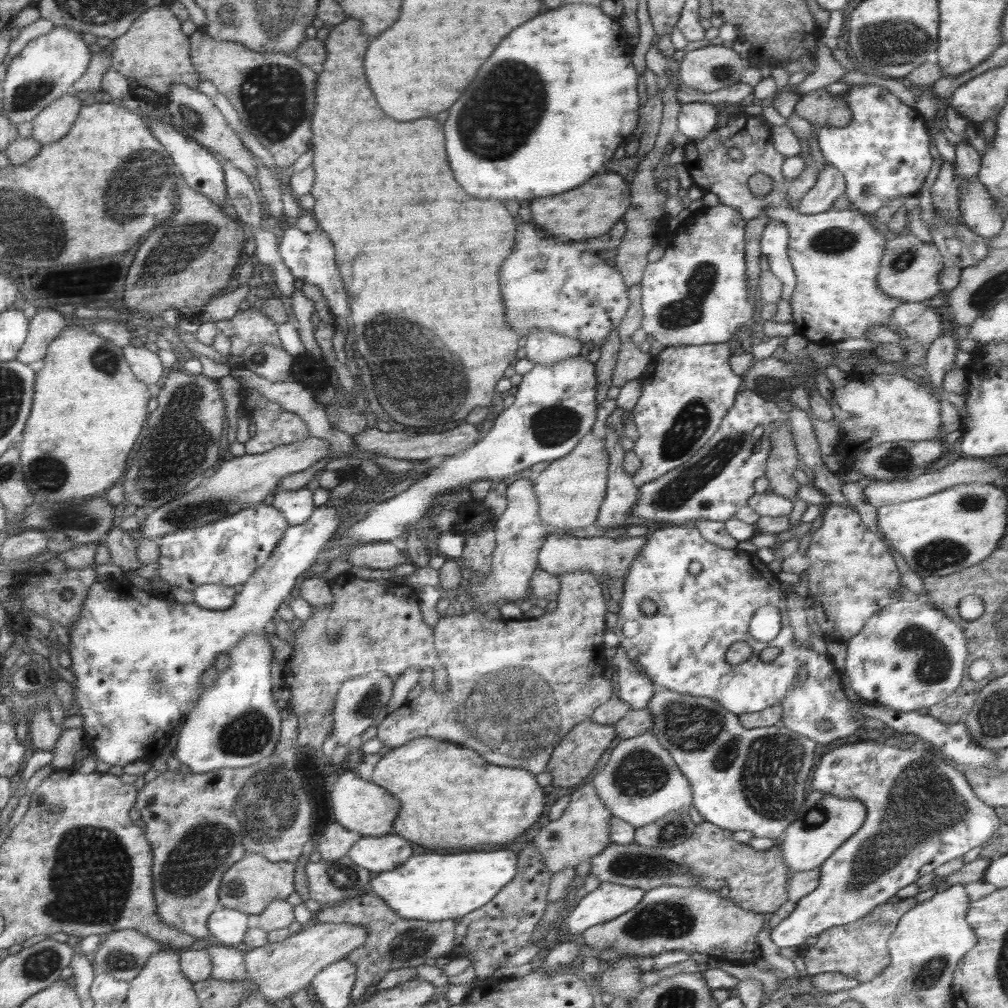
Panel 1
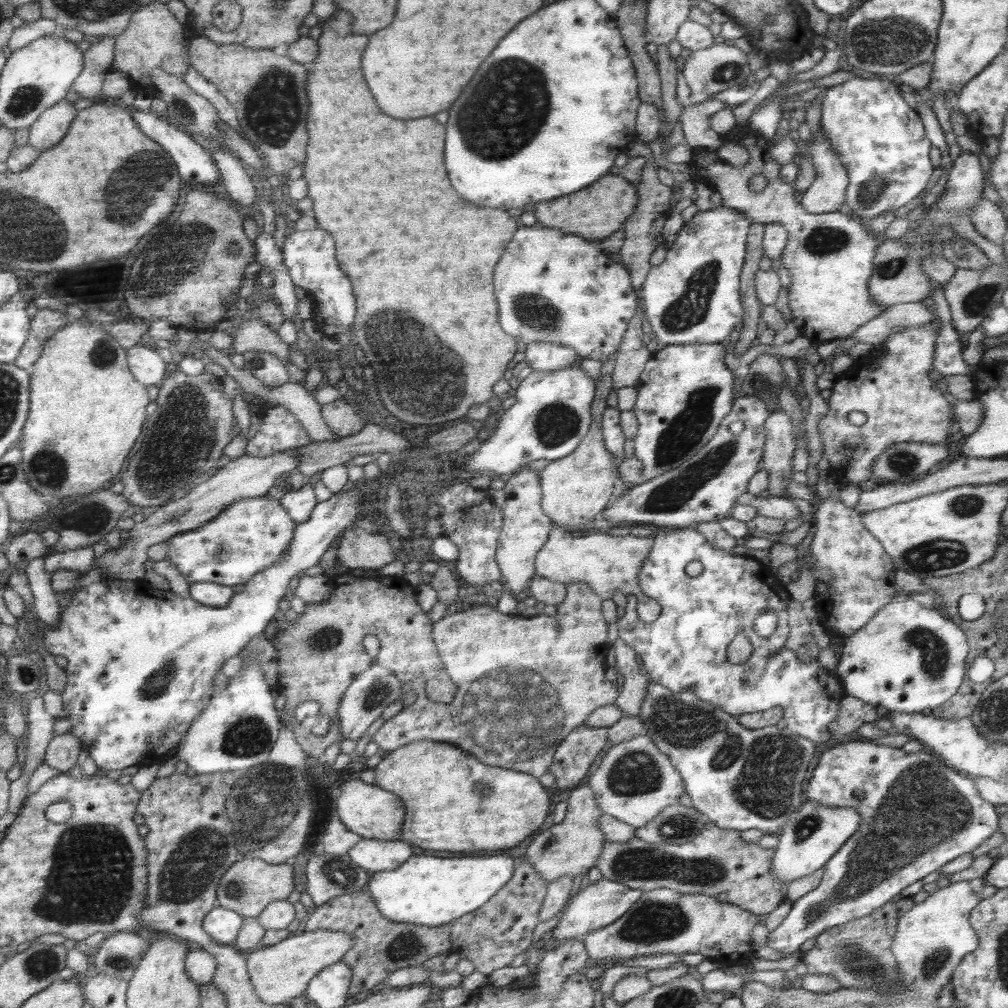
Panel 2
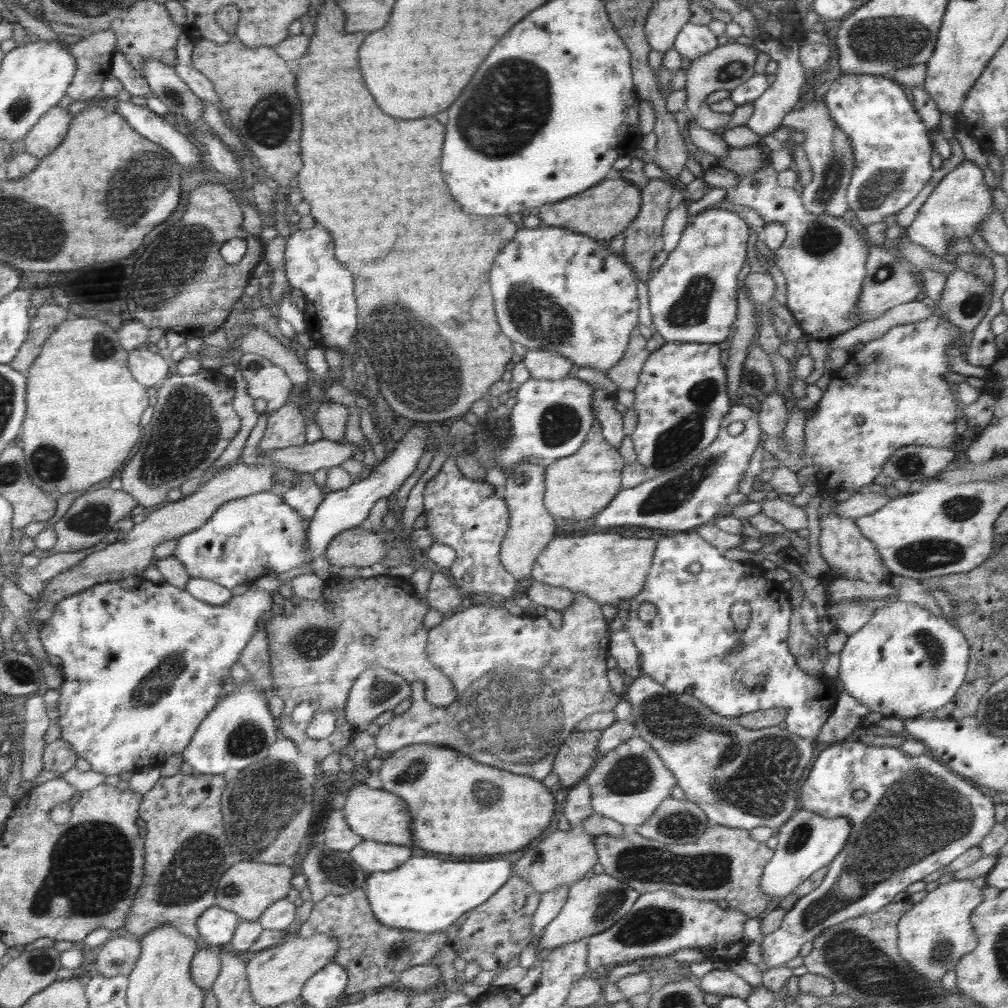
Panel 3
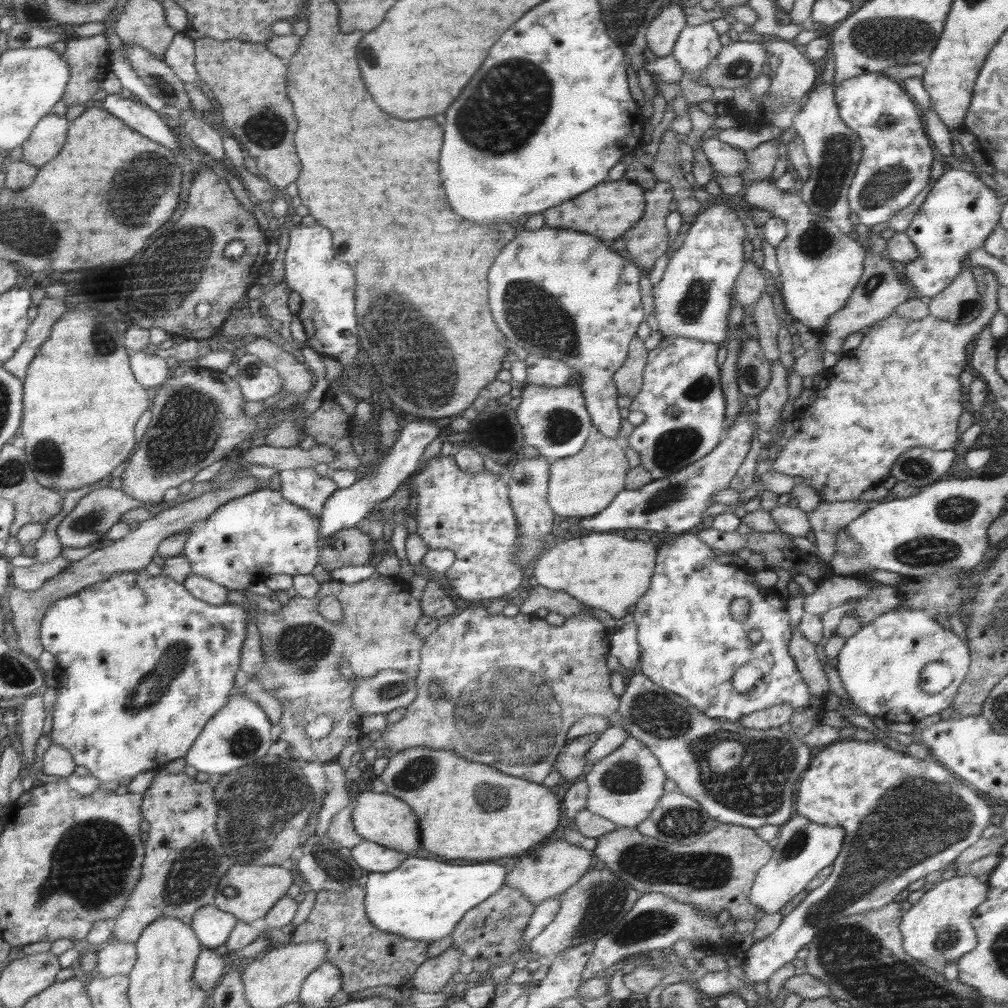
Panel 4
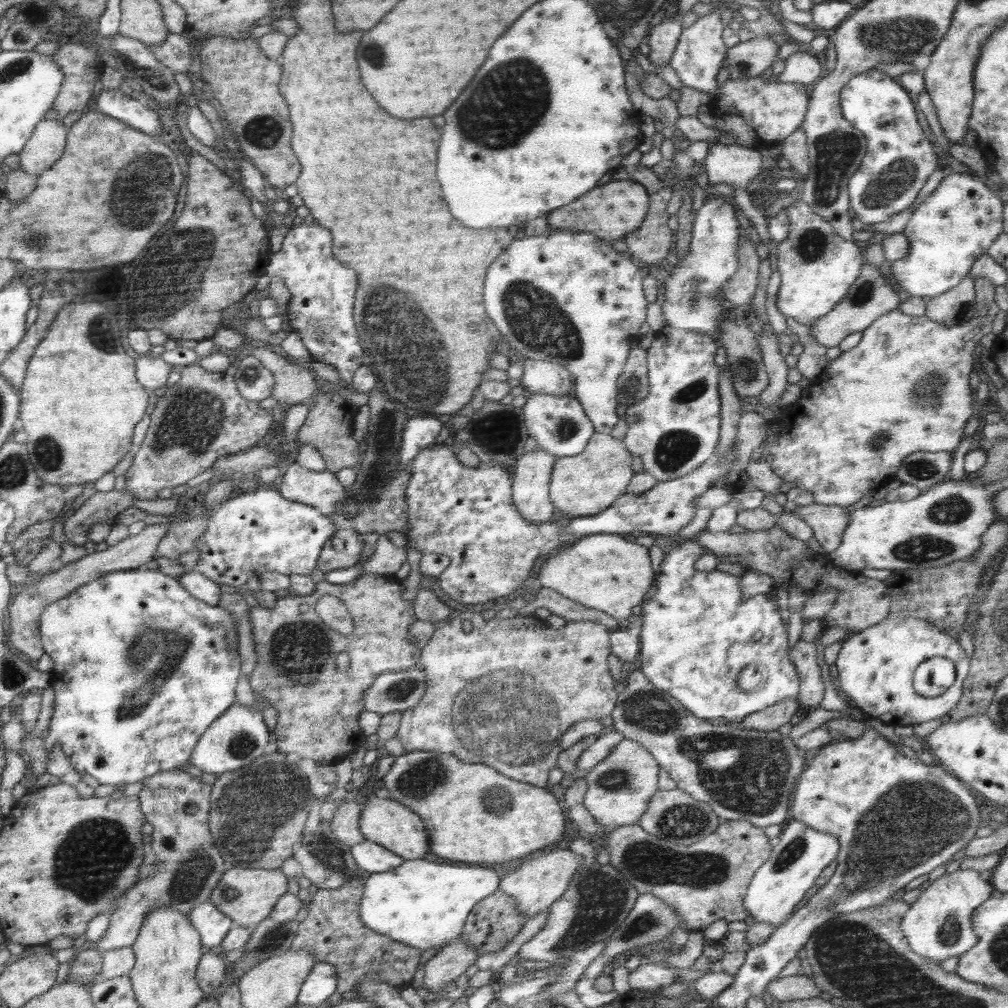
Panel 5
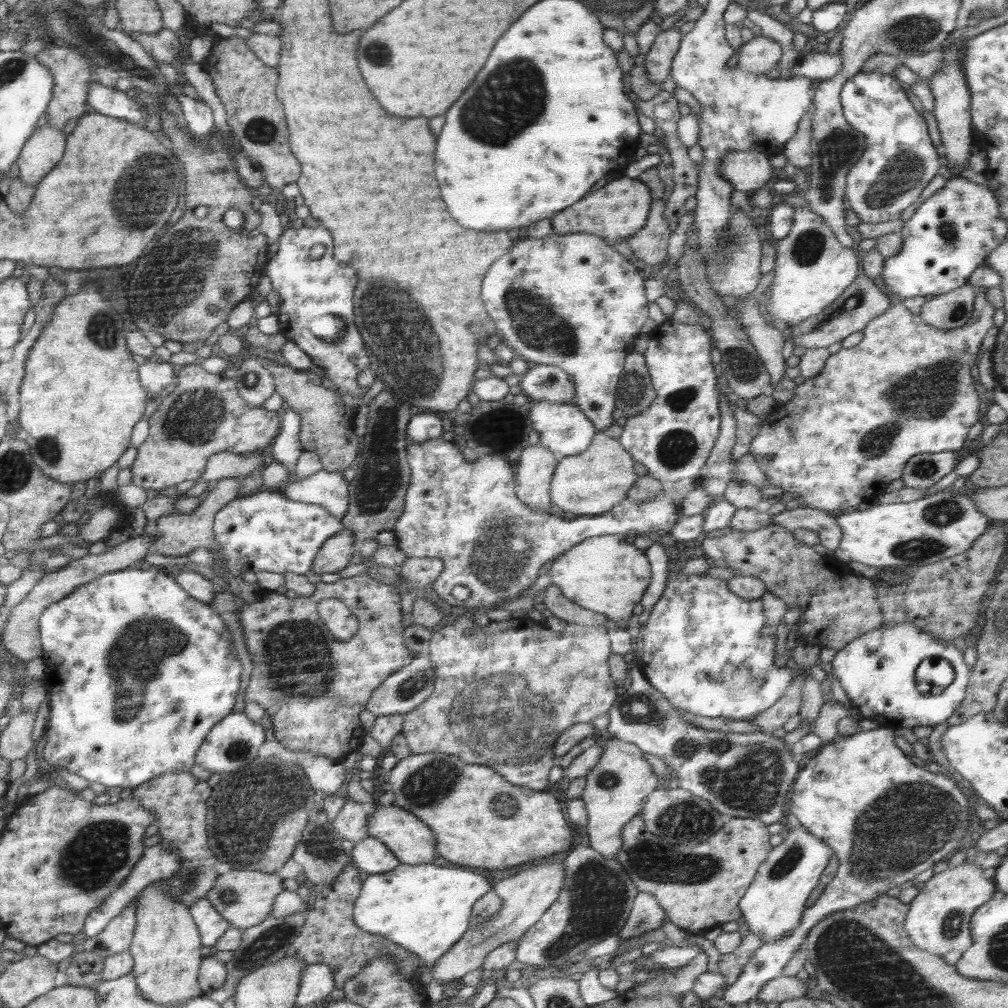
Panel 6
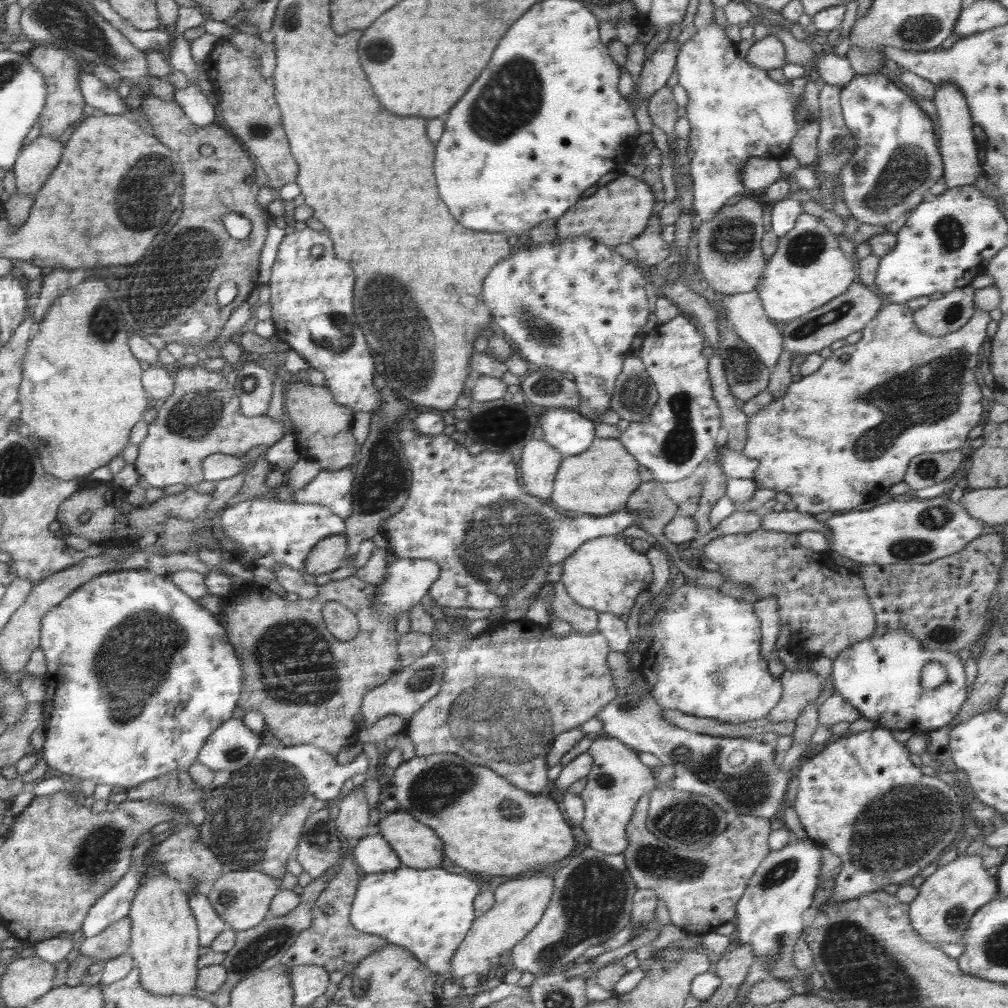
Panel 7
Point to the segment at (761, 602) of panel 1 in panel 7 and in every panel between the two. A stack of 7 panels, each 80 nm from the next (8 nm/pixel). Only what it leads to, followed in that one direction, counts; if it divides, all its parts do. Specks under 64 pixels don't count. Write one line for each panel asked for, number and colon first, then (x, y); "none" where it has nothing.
2: (684, 649)
3: (691, 646)
4: (690, 644)
5: (696, 637)
6: (702, 648)
7: (704, 659)

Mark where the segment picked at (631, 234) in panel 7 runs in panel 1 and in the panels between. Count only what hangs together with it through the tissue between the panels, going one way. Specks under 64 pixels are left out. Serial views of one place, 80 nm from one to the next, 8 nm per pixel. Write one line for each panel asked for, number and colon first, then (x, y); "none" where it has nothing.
1: (591, 210)
2: (602, 209)
3: (608, 209)
4: (608, 211)
5: (612, 211)
6: (615, 213)

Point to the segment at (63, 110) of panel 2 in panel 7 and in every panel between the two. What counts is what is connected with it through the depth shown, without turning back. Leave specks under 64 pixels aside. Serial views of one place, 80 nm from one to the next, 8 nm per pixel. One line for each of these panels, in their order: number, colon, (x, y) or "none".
3: (48, 132)
4: (46, 140)
5: (45, 146)
6: (42, 152)
7: (41, 156)

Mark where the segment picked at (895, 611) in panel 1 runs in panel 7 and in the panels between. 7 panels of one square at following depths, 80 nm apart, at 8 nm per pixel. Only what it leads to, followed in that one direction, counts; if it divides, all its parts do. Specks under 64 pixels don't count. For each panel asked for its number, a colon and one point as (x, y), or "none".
2: (907, 658)
3: (904, 661)
4: (880, 666)
5: (875, 666)
6: (876, 670)
7: (880, 676)

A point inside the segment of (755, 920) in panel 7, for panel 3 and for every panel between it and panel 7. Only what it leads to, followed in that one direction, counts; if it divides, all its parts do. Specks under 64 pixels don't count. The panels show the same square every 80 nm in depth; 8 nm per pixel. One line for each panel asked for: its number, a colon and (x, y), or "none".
3: (807, 842)
4: (804, 848)
5: (802, 853)
6: (774, 904)

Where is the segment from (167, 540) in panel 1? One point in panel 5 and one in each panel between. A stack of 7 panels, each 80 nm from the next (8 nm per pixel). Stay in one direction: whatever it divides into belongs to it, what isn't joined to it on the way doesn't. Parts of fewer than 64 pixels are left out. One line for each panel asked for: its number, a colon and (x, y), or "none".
2: (251, 535)
3: (254, 535)
4: (262, 533)
5: (260, 530)

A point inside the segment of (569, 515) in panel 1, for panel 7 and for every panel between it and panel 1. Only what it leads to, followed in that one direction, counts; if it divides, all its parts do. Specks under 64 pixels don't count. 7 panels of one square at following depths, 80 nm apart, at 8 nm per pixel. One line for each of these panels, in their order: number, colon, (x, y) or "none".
2: (575, 488)
3: (577, 487)
4: (585, 484)
5: (587, 483)
6: (594, 481)
7: (602, 479)

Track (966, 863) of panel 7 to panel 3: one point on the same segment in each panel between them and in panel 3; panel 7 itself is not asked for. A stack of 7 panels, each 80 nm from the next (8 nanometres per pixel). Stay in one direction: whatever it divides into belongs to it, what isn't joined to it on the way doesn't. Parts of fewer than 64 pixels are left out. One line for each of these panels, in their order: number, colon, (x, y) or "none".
3: (935, 933)
4: (936, 930)
5: (938, 925)
6: (938, 919)

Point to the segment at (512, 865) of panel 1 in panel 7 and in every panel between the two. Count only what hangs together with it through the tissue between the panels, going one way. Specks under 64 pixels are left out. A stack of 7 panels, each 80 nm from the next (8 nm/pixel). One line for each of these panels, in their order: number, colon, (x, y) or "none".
2: (427, 890)
3: (424, 895)
4: (422, 899)
5: (424, 904)
6: (425, 908)
7: (429, 911)

